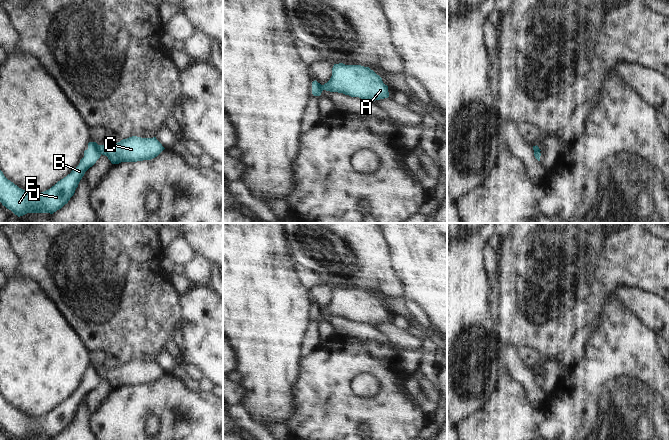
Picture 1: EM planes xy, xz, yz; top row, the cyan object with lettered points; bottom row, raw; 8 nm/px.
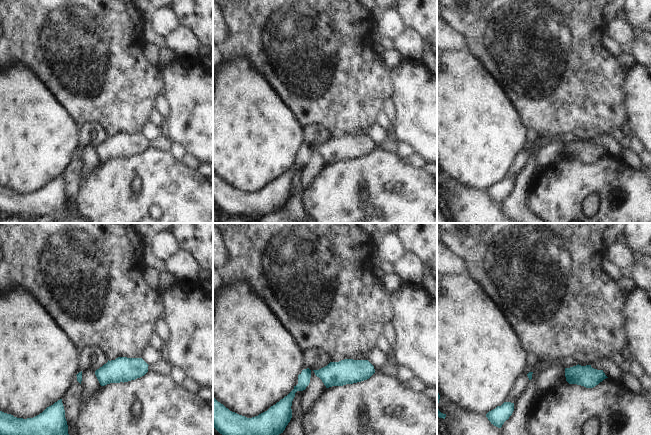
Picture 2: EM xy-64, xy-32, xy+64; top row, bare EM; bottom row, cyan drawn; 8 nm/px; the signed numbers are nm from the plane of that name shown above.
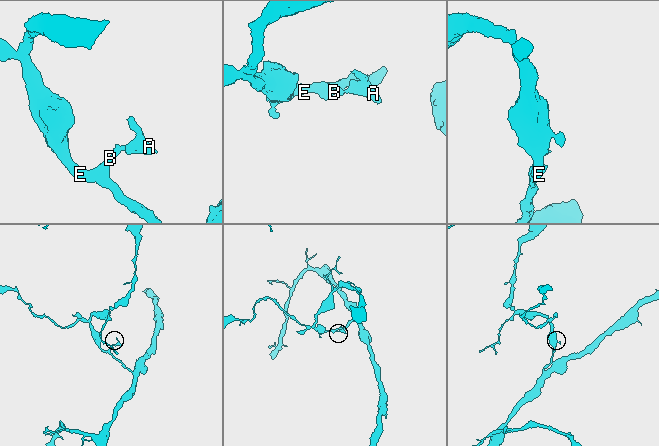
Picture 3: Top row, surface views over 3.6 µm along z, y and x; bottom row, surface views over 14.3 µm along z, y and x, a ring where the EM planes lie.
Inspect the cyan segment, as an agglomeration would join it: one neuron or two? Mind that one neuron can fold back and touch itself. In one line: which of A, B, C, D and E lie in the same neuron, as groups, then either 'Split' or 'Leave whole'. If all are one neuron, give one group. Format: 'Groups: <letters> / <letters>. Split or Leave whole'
Groups: A C / B D E. Split

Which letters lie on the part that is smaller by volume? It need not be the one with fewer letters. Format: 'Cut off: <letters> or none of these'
Cut off: A, C

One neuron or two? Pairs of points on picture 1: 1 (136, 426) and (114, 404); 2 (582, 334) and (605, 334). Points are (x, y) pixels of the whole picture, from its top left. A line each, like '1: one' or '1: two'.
1: one
2: two

